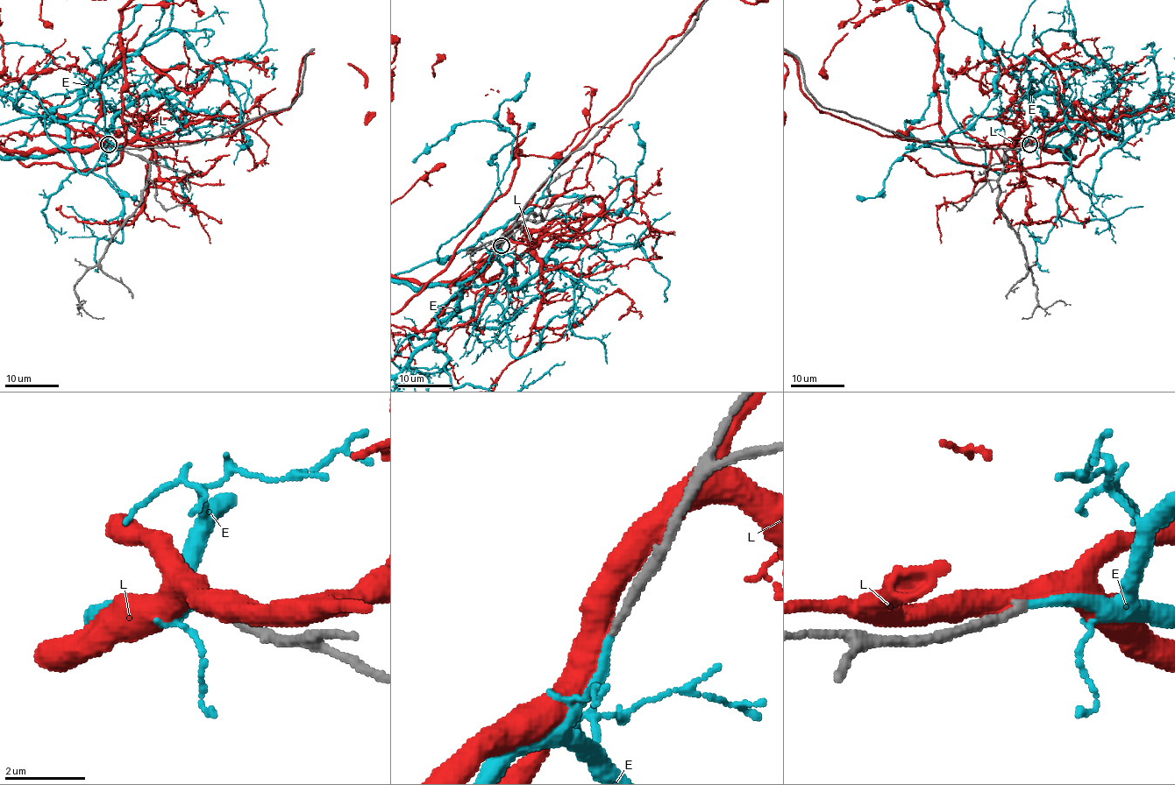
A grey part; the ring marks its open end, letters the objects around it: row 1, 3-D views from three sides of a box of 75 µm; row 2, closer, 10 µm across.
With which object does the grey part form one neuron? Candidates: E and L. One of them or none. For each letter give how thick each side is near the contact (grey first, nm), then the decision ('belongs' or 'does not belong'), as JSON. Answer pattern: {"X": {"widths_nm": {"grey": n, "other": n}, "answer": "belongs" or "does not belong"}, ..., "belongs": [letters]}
{"E": {"widths_nm": {"grey": 240, "other": 200}, "answer": "belongs"}, "L": {"widths_nm": {"grey": 260, "other": 500}, "answer": "does not belong"}, "belongs": ["E"]}

